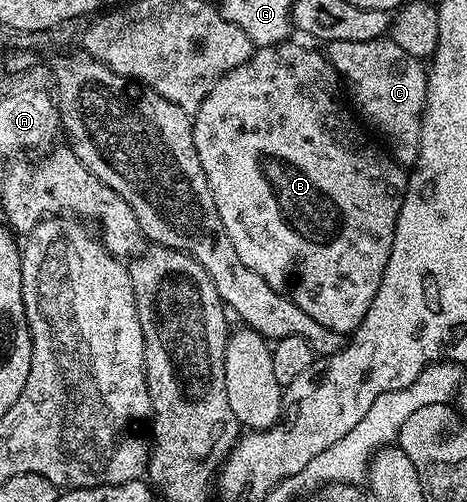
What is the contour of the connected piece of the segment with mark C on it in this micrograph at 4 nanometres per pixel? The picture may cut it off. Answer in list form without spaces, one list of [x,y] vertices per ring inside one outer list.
[[[390,36],[373,40],[337,40],[328,42],[325,46],[327,59],[338,72],[342,85],[351,93],[350,105],[357,111],[358,117],[364,123],[372,126],[370,129],[376,135],[380,134],[387,143],[386,149],[392,158],[404,168],[414,167],[421,152],[421,124],[423,123],[423,109],[427,103],[427,70],[418,58],[405,52],[404,48],[396,44]]]

